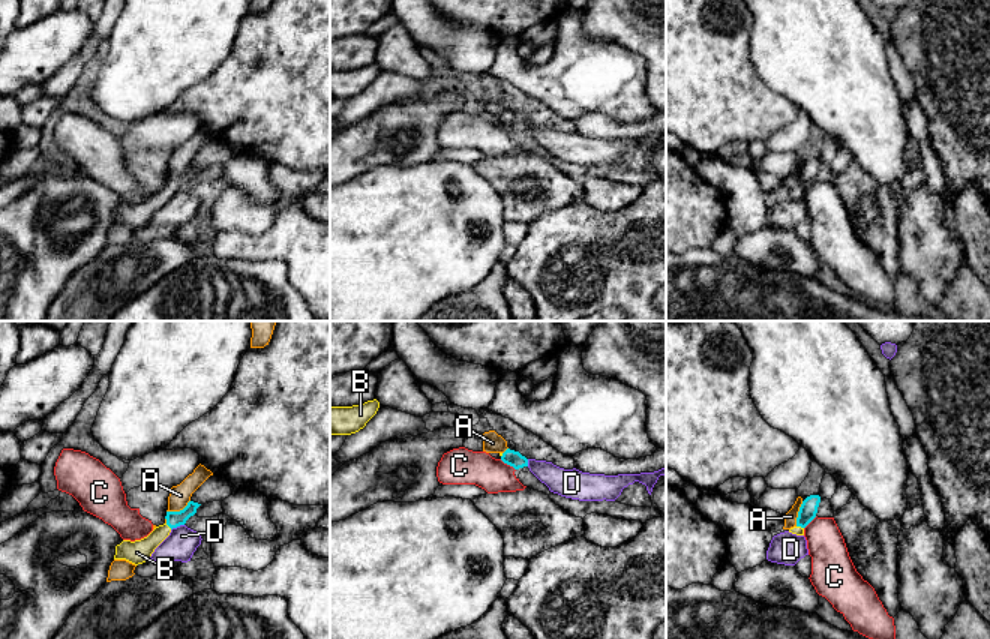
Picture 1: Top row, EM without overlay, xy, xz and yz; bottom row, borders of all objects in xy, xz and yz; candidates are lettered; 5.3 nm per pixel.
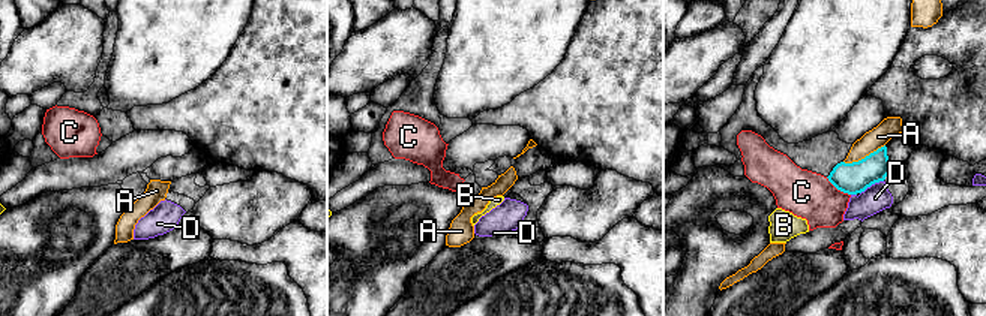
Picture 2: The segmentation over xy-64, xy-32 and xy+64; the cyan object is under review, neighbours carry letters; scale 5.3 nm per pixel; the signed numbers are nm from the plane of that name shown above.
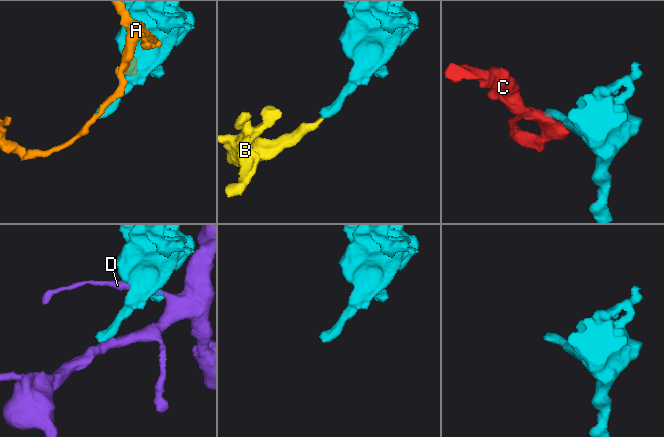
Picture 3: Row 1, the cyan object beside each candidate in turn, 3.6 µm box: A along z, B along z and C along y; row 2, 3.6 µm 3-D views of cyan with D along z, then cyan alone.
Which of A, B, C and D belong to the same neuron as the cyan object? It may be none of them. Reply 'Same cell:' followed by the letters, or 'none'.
Same cell: B

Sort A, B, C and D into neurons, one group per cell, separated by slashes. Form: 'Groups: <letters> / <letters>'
Groups: A / B / C / D

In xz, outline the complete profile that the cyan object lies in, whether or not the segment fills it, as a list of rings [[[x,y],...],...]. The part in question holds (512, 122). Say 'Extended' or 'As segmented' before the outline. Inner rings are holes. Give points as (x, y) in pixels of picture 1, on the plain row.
As segmented. [[[507,112],[502,120],[501,124],[510,130],[513,130],[514,134],[528,130],[528,123],[525,120],[522,120],[519,116],[510,114]]]

